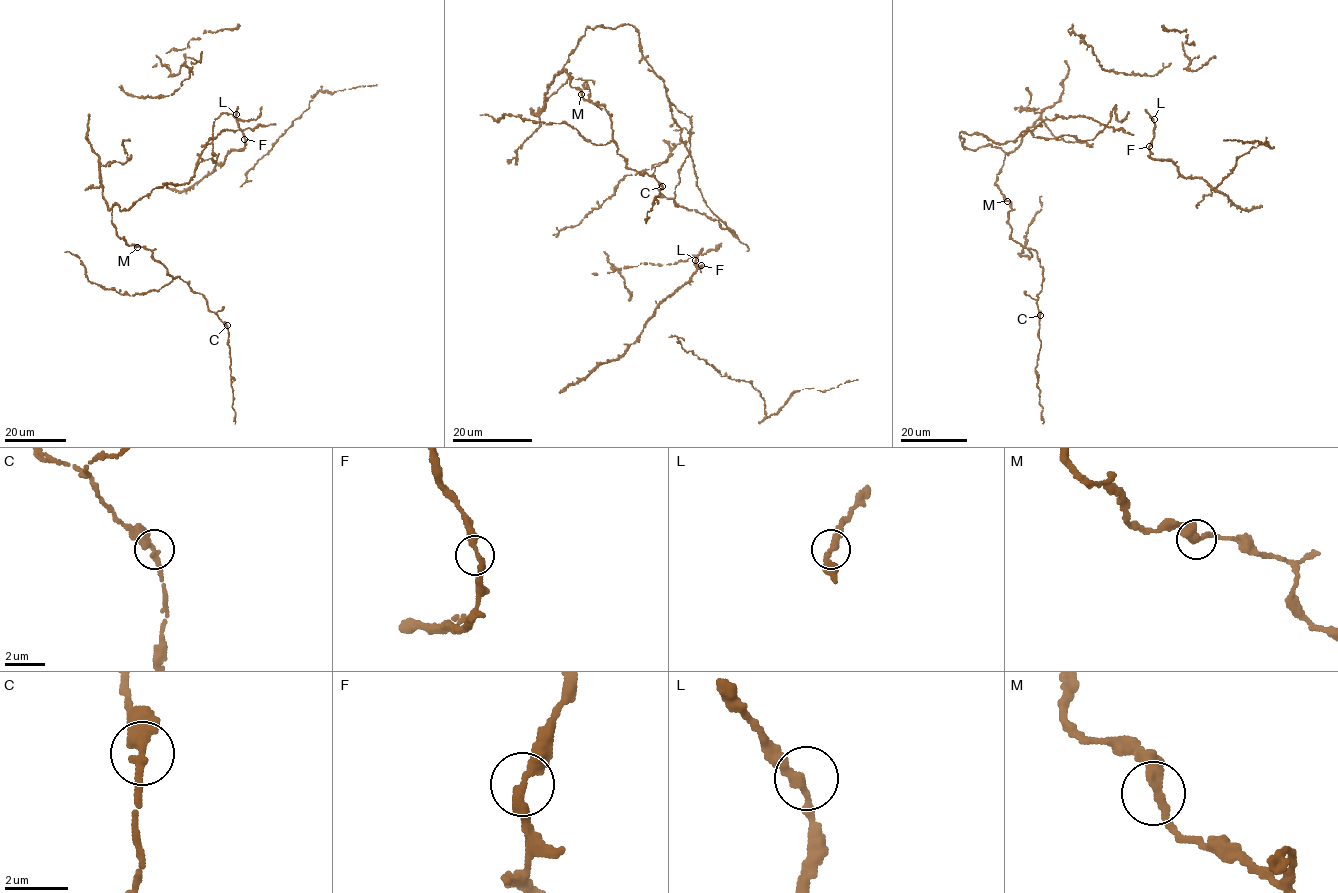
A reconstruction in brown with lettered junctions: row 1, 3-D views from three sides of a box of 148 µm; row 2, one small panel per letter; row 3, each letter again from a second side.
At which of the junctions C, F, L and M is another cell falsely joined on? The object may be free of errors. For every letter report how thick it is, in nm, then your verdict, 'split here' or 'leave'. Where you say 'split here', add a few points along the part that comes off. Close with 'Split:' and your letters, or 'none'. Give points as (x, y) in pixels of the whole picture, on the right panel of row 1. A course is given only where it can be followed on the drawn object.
C: 320 nm | leave
F: 320 nm | leave
L: 280 nm | leave
M: 320 nm | leave
Split: none

